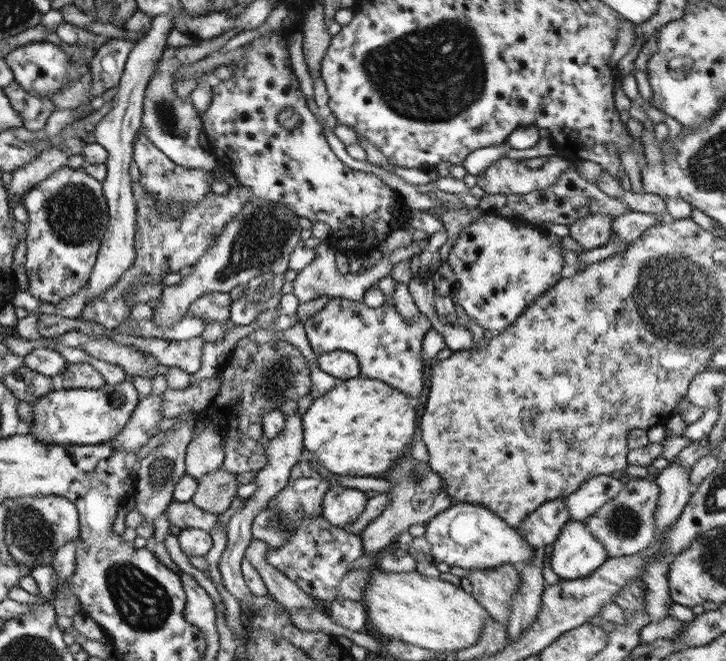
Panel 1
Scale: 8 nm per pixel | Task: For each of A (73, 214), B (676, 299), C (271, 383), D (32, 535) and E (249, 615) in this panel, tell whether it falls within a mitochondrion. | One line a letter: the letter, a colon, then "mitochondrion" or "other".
A: mitochondrion
B: mitochondrion
C: mitochondrion
D: mitochondrion
E: other

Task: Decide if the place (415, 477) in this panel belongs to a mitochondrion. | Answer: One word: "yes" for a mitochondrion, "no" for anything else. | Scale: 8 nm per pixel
yes

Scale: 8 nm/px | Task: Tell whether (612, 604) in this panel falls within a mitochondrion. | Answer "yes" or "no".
no

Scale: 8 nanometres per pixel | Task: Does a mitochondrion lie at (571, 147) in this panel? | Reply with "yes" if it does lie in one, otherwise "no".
no

